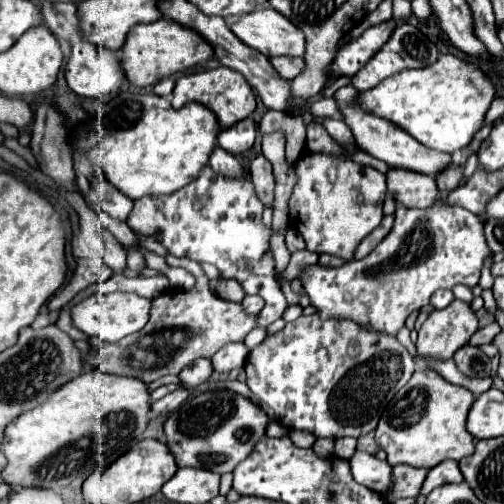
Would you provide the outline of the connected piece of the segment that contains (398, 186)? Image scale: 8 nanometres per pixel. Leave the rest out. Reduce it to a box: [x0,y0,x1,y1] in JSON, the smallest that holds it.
[386,169,440,209]

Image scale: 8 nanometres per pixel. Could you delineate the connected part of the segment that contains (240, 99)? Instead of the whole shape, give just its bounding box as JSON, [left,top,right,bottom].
[172,67,256,129]

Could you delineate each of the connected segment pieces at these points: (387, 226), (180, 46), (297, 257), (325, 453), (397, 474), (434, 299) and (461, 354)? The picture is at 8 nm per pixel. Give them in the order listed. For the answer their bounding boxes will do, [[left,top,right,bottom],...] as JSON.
[[354,215,394,259],[122,17,214,87],[284,249,319,281],[313,438,334,457],[392,465,428,499],[430,289,454,309],[454,347,492,377]]

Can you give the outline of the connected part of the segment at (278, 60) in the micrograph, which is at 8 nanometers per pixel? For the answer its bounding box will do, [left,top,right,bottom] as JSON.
[270,57,304,81]

